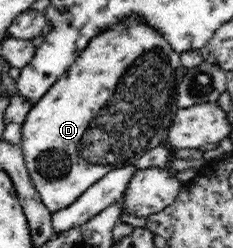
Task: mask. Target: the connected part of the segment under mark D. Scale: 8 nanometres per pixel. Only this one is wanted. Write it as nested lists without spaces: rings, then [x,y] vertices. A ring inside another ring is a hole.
[[[131,17],[123,19],[117,25],[109,27],[107,31],[101,31],[97,37],[89,41],[87,47],[80,53],[80,56],[67,68],[67,71],[47,90],[43,97],[40,97],[34,106],[29,110],[22,123],[20,148],[23,150],[27,170],[33,186],[37,189],[42,203],[55,213],[65,207],[69,207],[89,188],[100,181],[109,171],[121,169],[133,165],[149,149],[155,149],[161,145],[167,137],[167,129],[171,127],[175,111],[171,109],[173,97],[175,97],[175,69],[180,66],[177,52],[170,46],[170,43],[162,37],[156,29],[146,25],[142,17]]]

